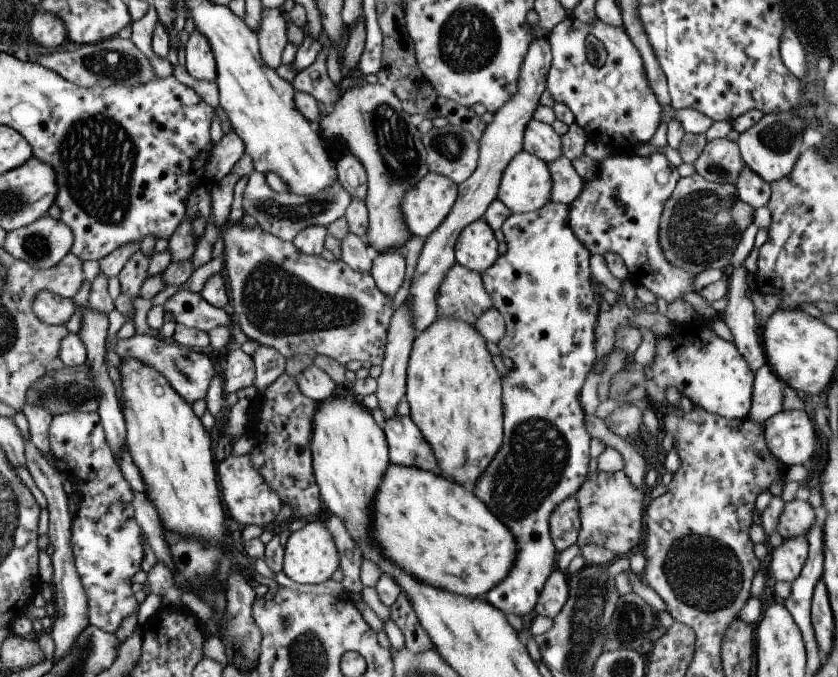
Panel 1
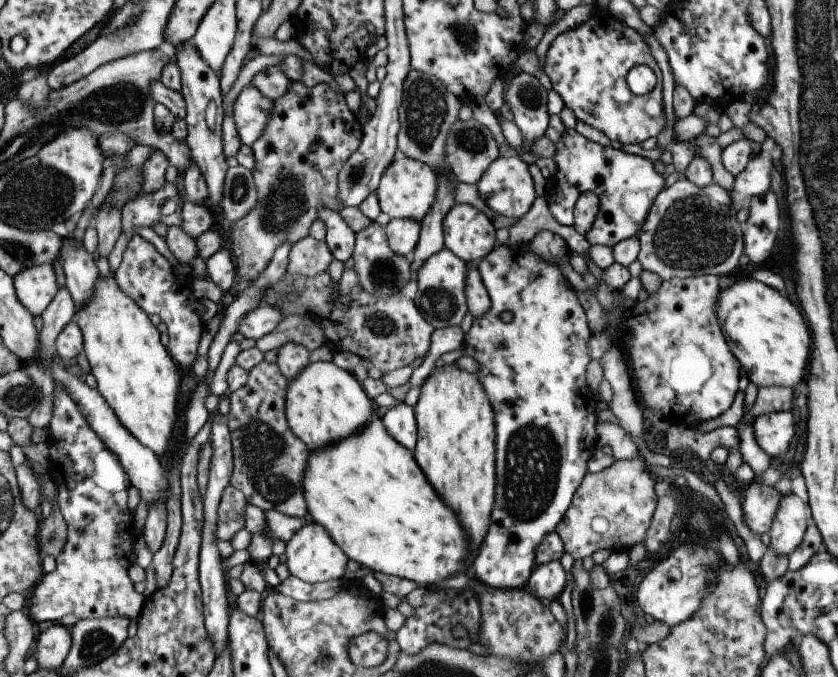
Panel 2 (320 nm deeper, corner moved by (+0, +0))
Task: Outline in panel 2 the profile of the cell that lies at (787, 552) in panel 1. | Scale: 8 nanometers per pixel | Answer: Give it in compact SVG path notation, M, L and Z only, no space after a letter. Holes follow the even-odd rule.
M793 493L780 495L768 534L769 547L776 553L788 555L801 542L810 519L810 508Z

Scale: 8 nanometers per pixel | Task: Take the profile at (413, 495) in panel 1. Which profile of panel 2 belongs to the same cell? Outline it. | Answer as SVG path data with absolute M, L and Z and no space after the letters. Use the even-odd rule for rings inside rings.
M374 404L371 424L363 432L355 432L355 436L317 452L309 451L303 472L306 520L319 524L345 557L356 561L364 570L411 580L418 585L435 585L441 578L451 576L451 572L458 574L457 570L465 566L467 542L453 512L435 496L419 470L412 452L399 446L384 430Z

